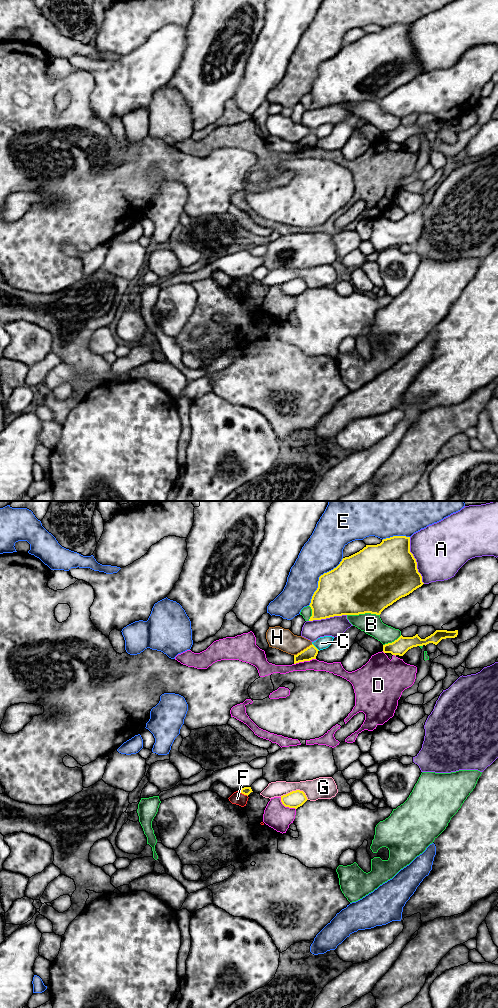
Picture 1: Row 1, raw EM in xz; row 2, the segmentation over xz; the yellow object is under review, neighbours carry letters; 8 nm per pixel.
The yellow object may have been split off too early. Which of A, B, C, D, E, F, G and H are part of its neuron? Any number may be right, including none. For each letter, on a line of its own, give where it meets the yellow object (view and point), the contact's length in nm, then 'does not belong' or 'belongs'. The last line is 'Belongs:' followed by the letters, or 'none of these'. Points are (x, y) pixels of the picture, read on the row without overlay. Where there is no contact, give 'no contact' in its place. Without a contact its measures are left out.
A: contact xz (415, 48); length 400 nm; does not belong
B: contact xz (363, 101); length 260 nm; does not belong
C: contact xz (315, 135); length 90 nm; does not belong
D: contact xz (304, 148); length 180 nm; does not belong
E: contact xz (319, 67); length 480 nm; does not belong
F: contact xz (242, 281); length 100 nm; does not belong
G: contact xz (295, 279); length 240 nm; does not belong
H: contact xz (304, 137); length 180 nm; does not belong
Belongs: none of these

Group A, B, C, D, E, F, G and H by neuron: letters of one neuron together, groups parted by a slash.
A / B / C / D / E / F / G / H

